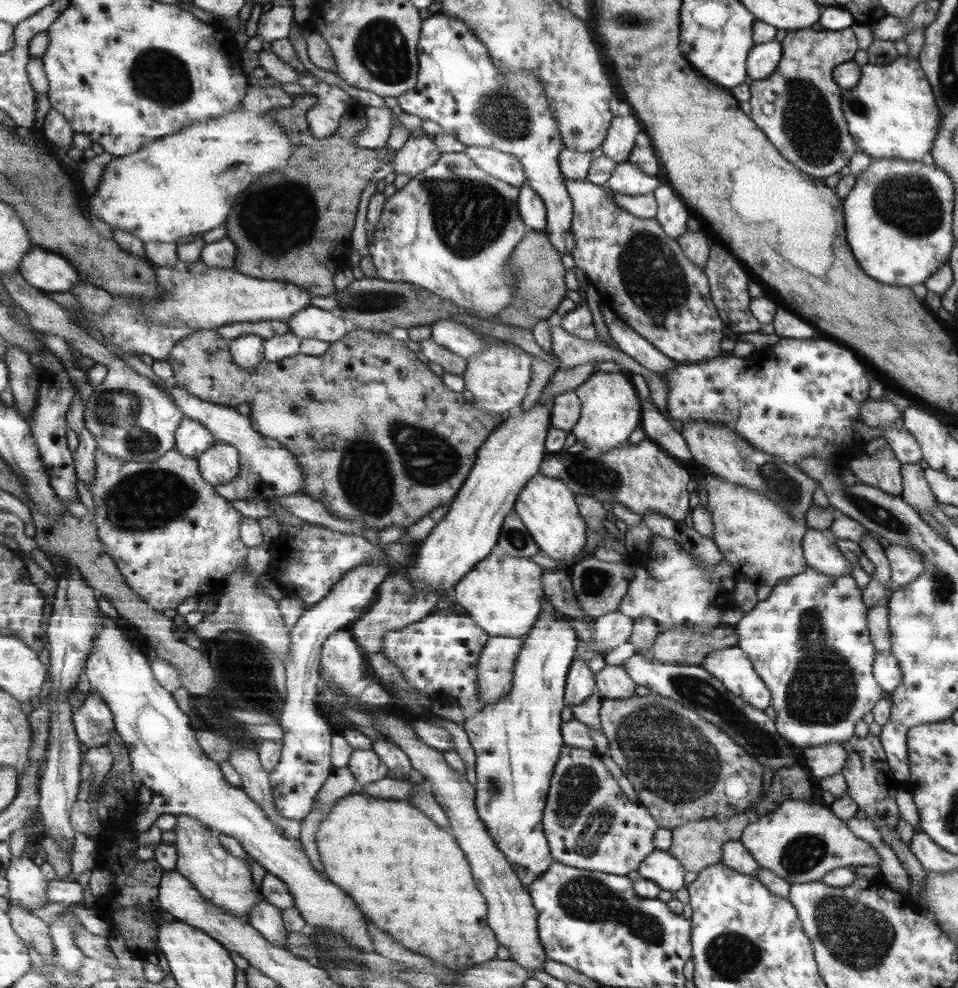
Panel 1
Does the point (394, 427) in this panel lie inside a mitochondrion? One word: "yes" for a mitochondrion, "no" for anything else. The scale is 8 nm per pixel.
yes

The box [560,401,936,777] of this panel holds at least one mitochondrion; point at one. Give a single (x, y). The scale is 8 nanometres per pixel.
(823, 689)

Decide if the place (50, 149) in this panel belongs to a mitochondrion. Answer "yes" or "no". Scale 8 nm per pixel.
no

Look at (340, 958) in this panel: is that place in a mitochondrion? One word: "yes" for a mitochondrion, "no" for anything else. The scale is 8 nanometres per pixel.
yes

